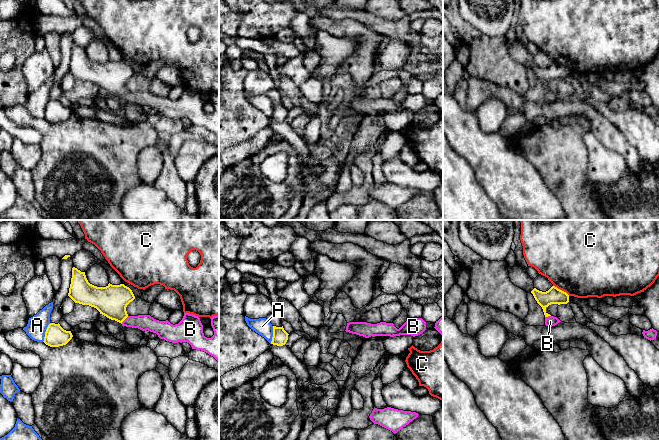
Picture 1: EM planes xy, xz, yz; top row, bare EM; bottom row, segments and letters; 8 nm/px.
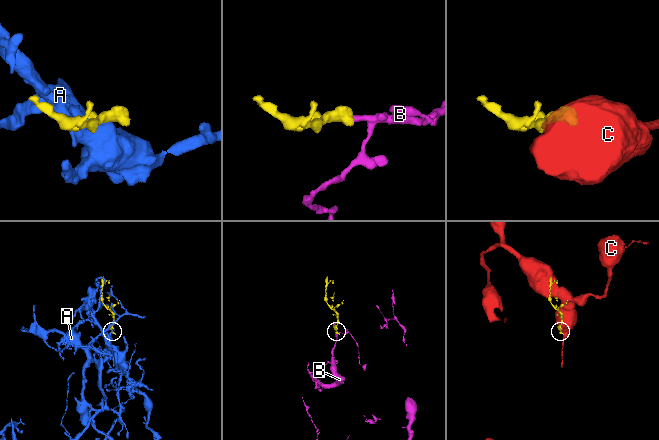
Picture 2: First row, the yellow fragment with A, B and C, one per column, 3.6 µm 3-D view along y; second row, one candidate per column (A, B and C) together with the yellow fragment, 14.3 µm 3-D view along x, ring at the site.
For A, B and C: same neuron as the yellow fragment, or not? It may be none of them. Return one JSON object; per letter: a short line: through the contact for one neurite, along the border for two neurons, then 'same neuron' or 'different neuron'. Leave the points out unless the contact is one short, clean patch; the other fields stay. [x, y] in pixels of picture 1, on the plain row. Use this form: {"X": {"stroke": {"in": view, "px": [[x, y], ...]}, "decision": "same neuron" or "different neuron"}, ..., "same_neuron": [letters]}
{"A": {"stroke": {"in": "xy", "px": [[50, 99], [42, 117]]}, "decision": "different neuron"}, "B": {"stroke": {"in": "xy", "px": [[111, 77], [114, 84], [124, 95], [143, 98]]}, "decision": "same neuron"}, "C": {"stroke": {"in": "yz", "px": [[553, 61], [569, 71]]}, "decision": "different neuron"}, "same_neuron": ["B"]}

